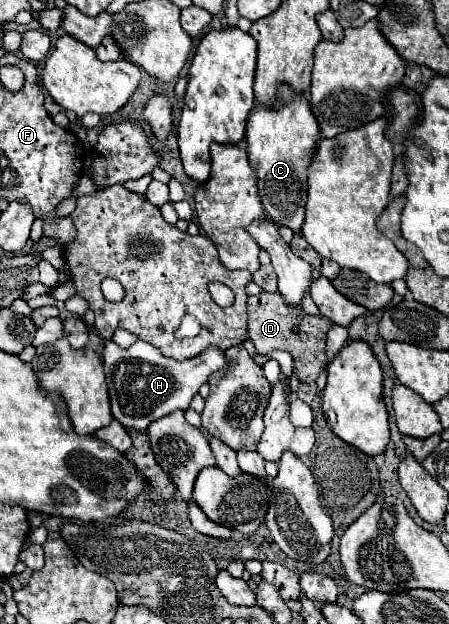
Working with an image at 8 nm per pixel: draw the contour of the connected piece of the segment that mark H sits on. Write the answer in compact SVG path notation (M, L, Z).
M107 341L103 349L103 367L109 387L111 411L113 417L123 427L137 427L137 431L145 431L151 421L169 415L175 409L185 411L191 399L197 395L199 387L207 381L207 377L223 367L223 351L221 349L207 349L203 355L175 361L163 357L155 347L145 341L137 341L131 347L123 349L113 341Z

